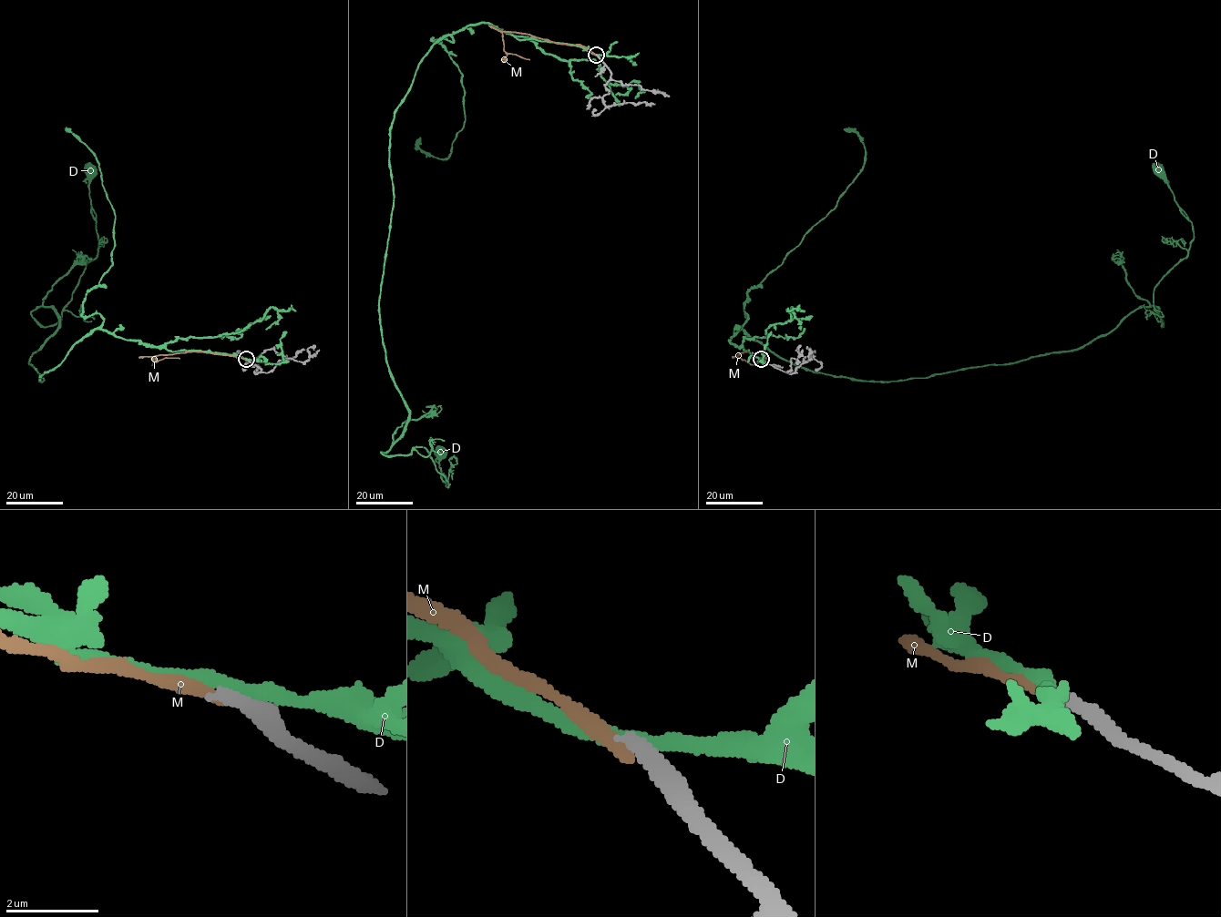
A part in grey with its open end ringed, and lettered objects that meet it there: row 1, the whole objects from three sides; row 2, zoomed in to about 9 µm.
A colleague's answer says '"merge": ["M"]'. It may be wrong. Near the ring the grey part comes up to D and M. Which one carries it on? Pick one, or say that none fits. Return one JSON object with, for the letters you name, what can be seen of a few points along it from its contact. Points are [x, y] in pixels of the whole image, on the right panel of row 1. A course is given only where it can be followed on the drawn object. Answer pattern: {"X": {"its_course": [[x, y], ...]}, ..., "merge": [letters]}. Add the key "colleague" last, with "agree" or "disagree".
{"merge": [], "colleague": "disagree"}

